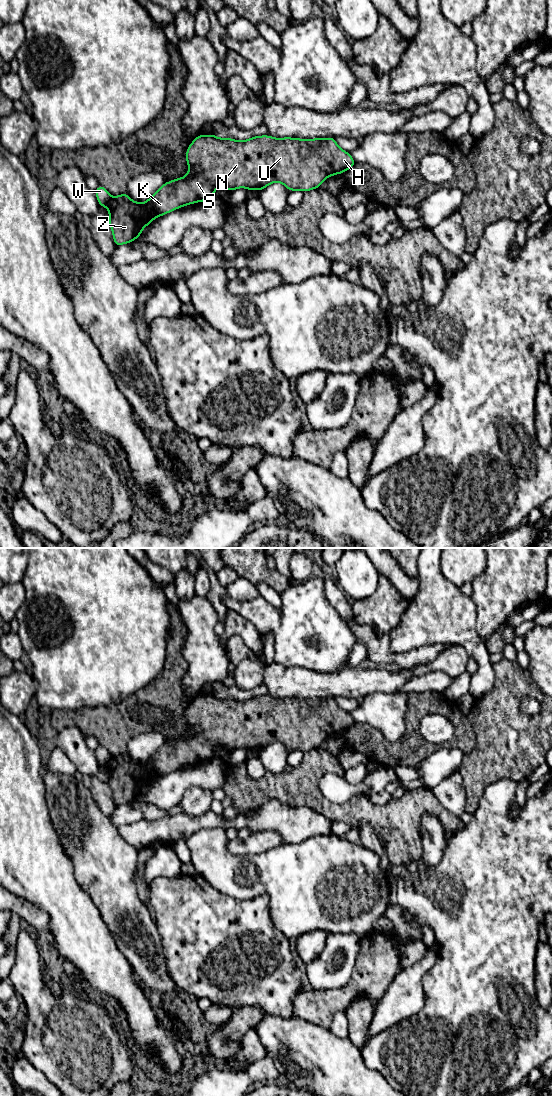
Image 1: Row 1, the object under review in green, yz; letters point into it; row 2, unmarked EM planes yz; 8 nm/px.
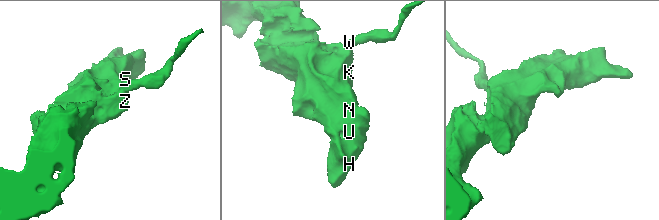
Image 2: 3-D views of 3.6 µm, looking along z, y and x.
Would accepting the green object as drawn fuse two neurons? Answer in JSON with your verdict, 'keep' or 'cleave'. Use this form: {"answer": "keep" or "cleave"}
{"answer": "cleave"}

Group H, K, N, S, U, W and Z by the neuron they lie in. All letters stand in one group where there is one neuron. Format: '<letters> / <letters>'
H K N S U Z / W

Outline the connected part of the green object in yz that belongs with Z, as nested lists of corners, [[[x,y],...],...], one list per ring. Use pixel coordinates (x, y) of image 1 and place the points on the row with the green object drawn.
[[[214,134],[198,135],[186,150],[186,162],[189,166],[188,174],[184,177],[173,179],[164,184],[158,191],[149,197],[144,203],[133,201],[127,193],[112,197],[107,204],[109,210],[109,226],[112,230],[116,247],[130,243],[141,235],[144,227],[154,219],[172,212],[178,208],[197,202],[203,202],[214,198],[216,188],[233,191],[238,188],[250,190],[264,190],[274,182],[282,183],[290,192],[300,190],[307,192],[320,188],[322,182],[330,176],[346,172],[357,165],[349,152],[341,149],[336,143],[335,137],[299,139],[299,138],[274,138],[269,135],[251,137],[245,141],[232,138],[218,138]]]

